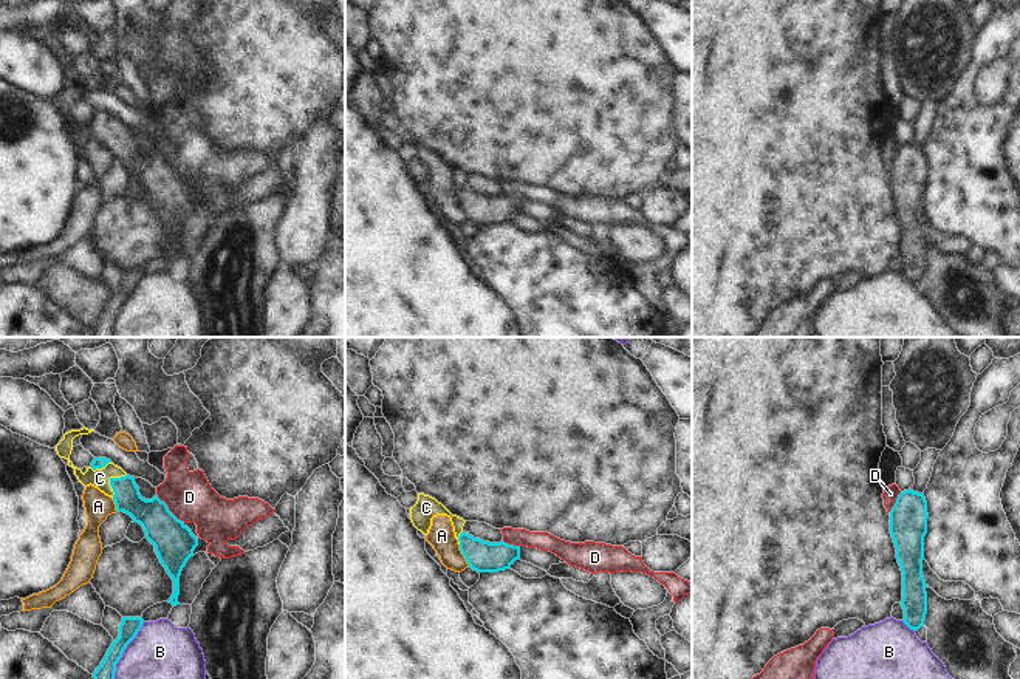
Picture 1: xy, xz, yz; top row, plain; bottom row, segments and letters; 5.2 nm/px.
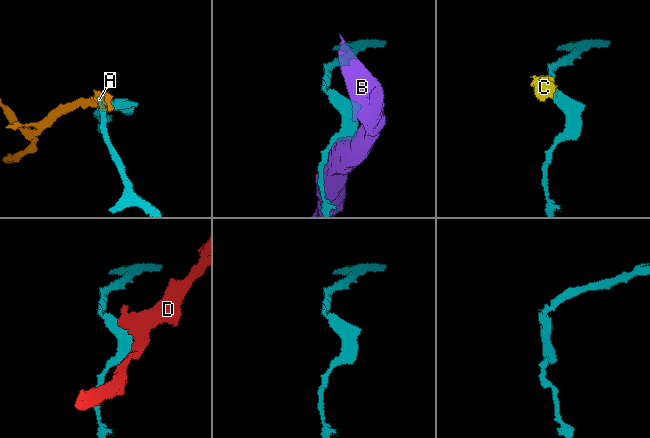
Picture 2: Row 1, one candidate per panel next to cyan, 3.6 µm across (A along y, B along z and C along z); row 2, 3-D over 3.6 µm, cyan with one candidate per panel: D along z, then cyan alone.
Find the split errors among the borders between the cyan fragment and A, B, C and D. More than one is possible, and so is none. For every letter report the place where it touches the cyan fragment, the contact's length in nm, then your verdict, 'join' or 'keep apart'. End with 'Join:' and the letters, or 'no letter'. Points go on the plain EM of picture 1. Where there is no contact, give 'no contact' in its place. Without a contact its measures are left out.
A: xz (463, 208) | 130 nm | keep apart
B: xy (123, 305) | 360 nm | keep apart
C: xy (110, 135) | 150 nm | join
D: xy (167, 163) | 220 nm | keep apart
Join: C

